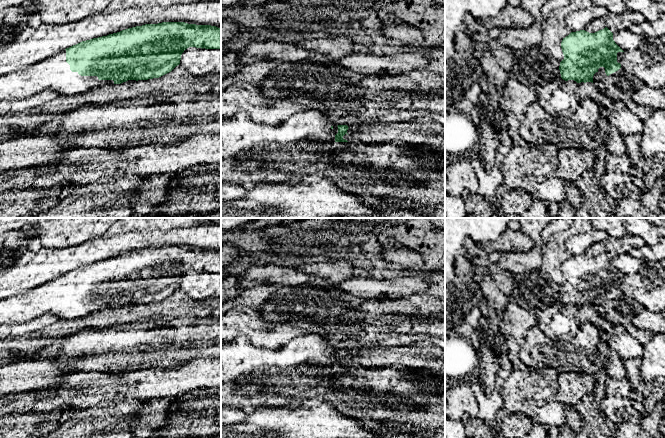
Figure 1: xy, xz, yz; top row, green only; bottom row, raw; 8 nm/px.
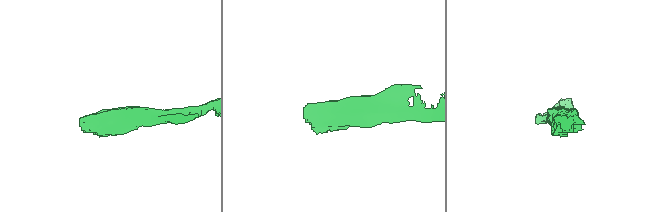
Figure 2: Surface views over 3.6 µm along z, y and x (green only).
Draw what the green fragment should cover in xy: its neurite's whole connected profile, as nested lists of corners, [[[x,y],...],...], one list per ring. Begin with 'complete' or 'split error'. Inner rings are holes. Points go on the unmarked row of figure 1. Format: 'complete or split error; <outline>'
split error; [[[162,246],[82,265],[44,284],[1,300],[0,340],[6,339],[6,331],[17,323],[25,323],[43,314],[52,314],[59,319],[75,319],[106,308],[159,302],[180,288],[182,277],[189,271],[221,273],[221,252]]]

